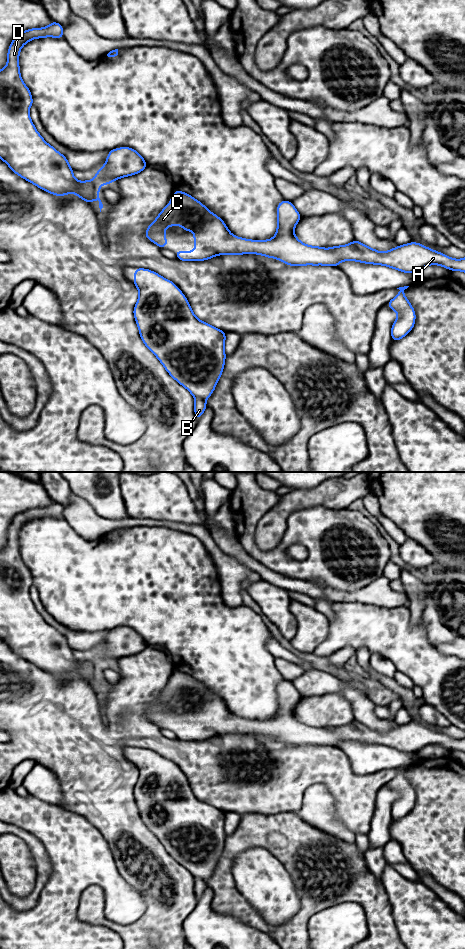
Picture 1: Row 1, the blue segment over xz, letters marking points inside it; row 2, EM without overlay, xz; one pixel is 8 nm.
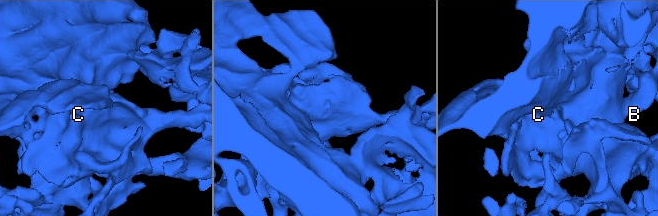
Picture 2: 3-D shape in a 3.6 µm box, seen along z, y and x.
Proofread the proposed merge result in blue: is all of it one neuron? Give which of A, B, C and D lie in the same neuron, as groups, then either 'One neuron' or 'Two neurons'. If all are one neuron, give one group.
Groups: A B C D. One neuron

